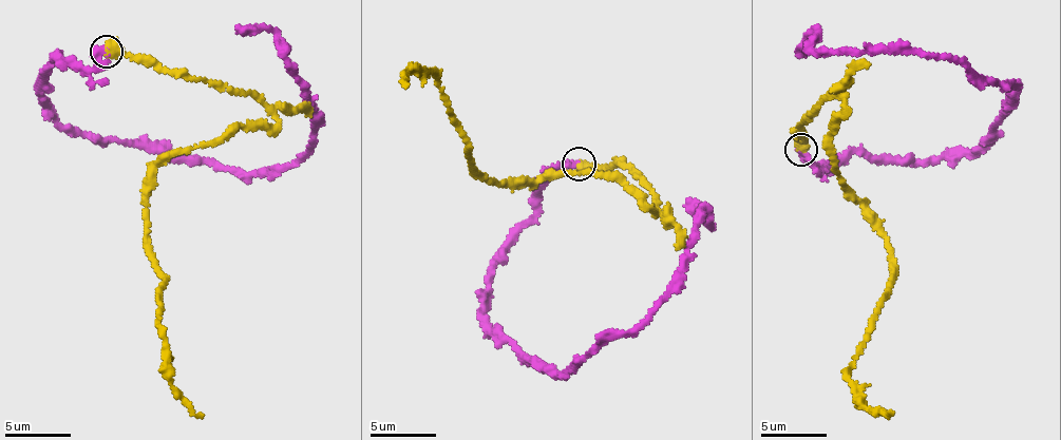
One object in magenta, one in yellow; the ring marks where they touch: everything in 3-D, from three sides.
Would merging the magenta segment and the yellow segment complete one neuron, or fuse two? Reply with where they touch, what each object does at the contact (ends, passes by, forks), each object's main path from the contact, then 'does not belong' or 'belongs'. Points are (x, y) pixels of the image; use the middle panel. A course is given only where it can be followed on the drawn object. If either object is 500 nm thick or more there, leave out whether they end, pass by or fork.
at (579, 164); magenta runs (578, 165), (550, 170), (484, 295), (485, 326), (560, 372), (667, 289), (709, 223), (686, 199); yellow runs (578, 165), (627, 167), (651, 210), (593, 172), (498, 183), (470, 167), (432, 72), (409, 71), (405, 88); belongs

